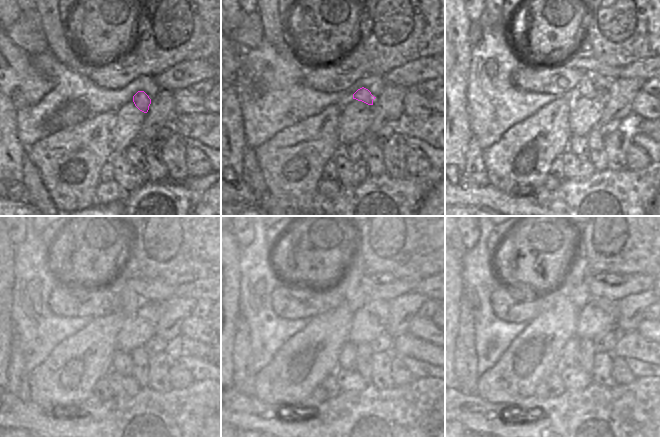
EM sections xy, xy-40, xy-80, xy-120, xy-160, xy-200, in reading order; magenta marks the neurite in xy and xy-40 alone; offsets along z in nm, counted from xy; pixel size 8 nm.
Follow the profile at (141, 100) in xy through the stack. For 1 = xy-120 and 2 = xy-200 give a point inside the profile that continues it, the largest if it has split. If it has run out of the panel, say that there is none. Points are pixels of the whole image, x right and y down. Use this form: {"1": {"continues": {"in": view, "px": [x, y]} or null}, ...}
{"1": {"continues": {"in": "xy-120", "px": [130, 301]}}, "2": {"continues": {"in": "xy-200", "px": [575, 285]}}}

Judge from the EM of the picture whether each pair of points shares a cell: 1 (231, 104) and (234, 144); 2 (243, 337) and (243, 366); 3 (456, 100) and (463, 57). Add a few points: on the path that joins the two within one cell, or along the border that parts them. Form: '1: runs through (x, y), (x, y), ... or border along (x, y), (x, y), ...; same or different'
1: runs through (233, 114), (233, 134); same
2: runs through (243, 344), (243, 359); same
3: runs through (456, 89), (456, 78), (461, 68); same

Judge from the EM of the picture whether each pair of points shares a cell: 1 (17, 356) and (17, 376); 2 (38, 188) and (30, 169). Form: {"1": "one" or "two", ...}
{"1": "one", "2": "one"}

